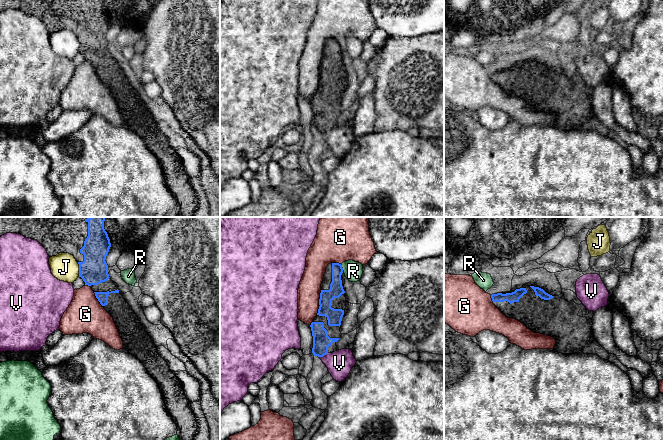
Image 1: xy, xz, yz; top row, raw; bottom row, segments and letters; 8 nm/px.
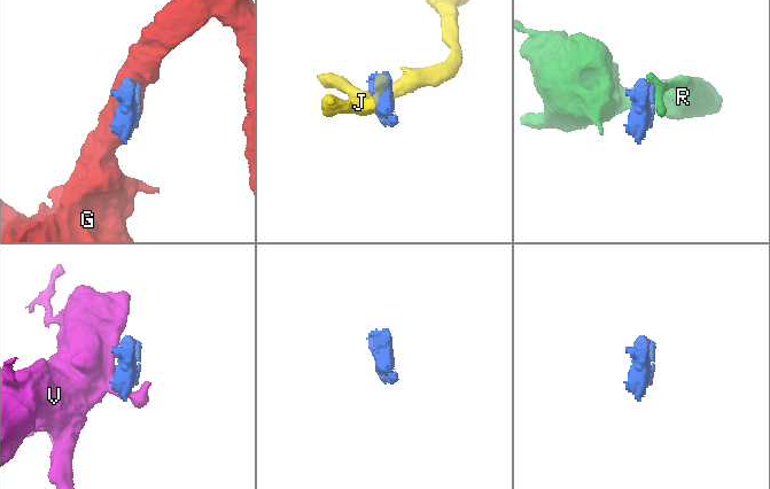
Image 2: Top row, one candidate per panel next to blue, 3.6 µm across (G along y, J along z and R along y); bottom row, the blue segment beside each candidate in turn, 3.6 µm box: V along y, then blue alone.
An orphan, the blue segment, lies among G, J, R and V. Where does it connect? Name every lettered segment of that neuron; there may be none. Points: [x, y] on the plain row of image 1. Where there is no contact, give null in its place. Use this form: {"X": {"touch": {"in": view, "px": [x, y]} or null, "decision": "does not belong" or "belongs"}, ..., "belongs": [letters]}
{"G": {"touch": {"in": "xz", "px": [319, 78]}, "decision": "does not belong"}, "J": {"touch": {"in": "xy", "px": [79, 45]}, "decision": "does not belong"}, "R": {"touch": {"in": "xz", "px": [341, 43]}, "decision": "does not belong"}, "V": {"touch": {"in": "xz", "px": [323, 131]}, "decision": "does not belong"}, "belongs": []}

